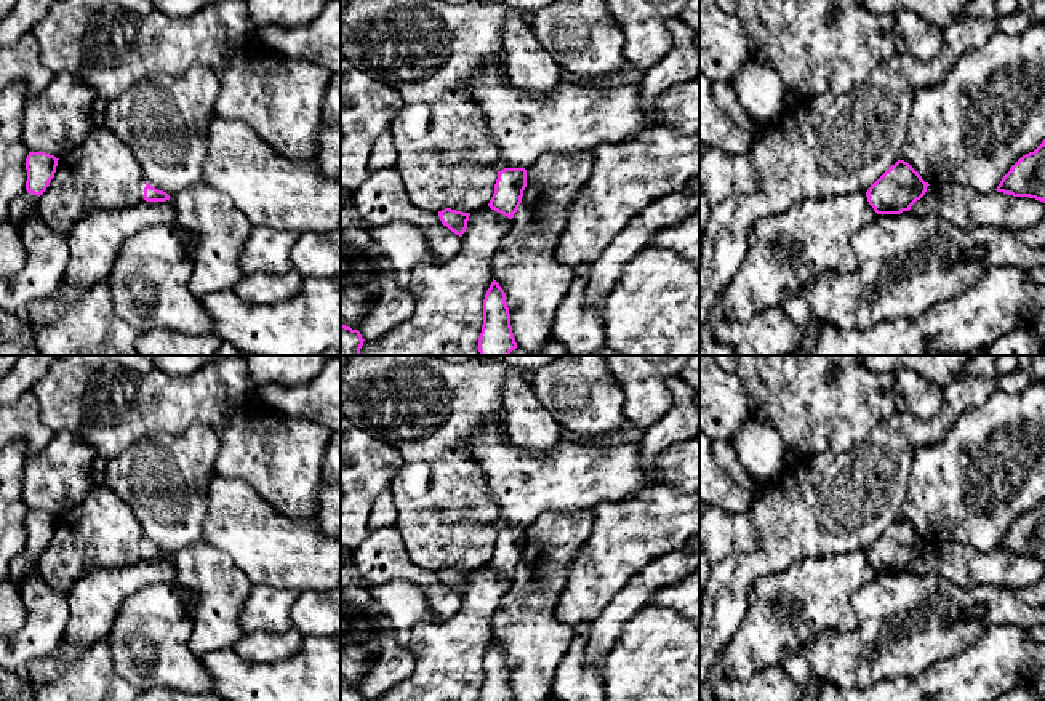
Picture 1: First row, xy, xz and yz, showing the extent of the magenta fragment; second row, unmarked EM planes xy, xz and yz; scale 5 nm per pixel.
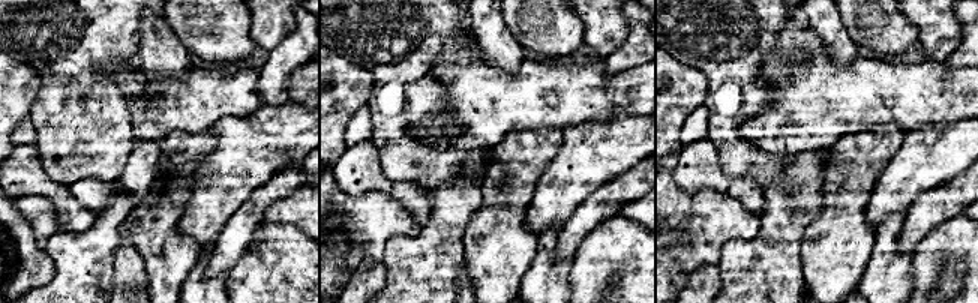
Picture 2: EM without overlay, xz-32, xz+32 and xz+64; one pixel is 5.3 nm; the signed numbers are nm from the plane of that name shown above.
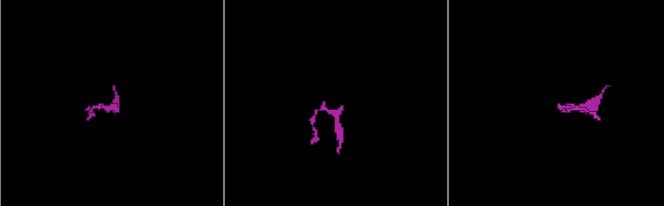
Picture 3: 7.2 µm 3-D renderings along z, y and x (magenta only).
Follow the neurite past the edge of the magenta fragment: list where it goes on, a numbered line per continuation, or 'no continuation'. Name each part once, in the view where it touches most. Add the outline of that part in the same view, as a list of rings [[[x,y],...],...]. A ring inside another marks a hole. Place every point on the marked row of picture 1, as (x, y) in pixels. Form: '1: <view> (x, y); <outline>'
1: xy (21, 205); [[[24,190],[19,197],[11,202],[10,221],[19,229],[22,219],[34,210],[38,203],[38,197]]]

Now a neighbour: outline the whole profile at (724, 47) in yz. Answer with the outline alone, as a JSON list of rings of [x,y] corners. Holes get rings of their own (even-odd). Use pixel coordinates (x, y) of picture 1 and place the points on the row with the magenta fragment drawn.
[[[699,0],[699,72],[712,82],[733,83],[749,59],[743,24],[712,0]]]

